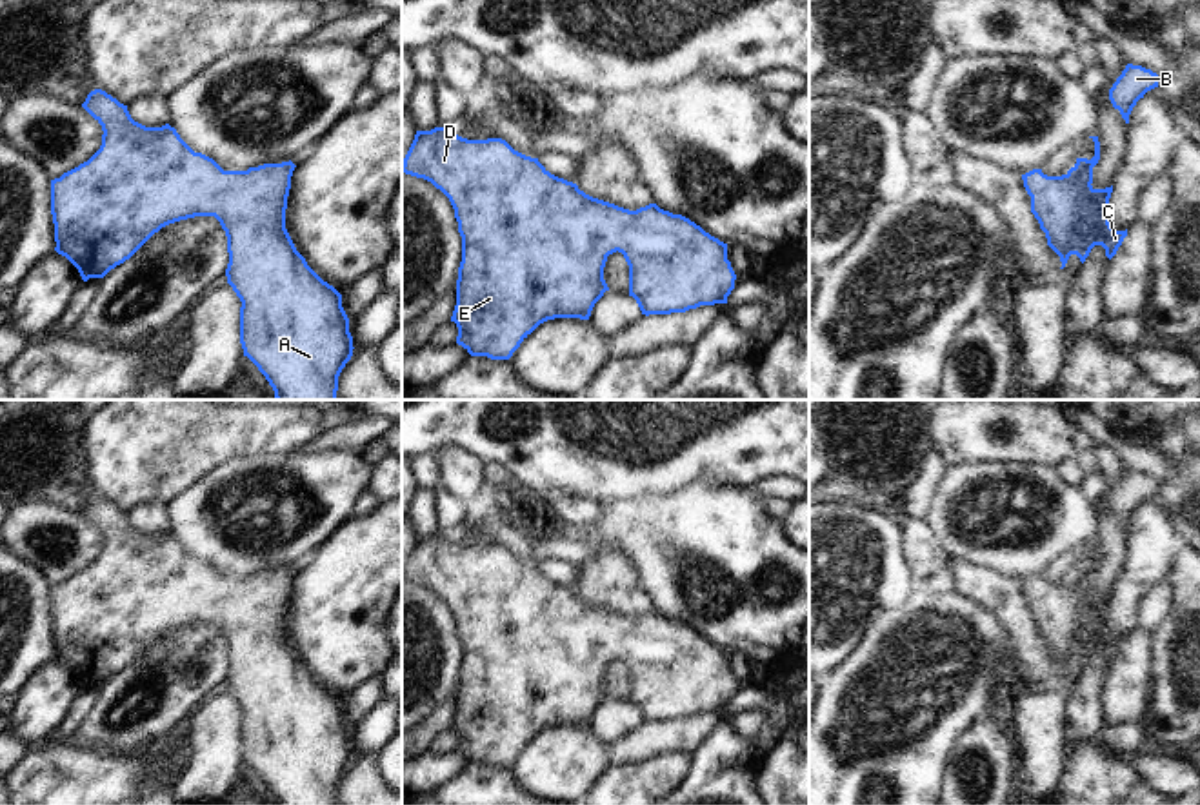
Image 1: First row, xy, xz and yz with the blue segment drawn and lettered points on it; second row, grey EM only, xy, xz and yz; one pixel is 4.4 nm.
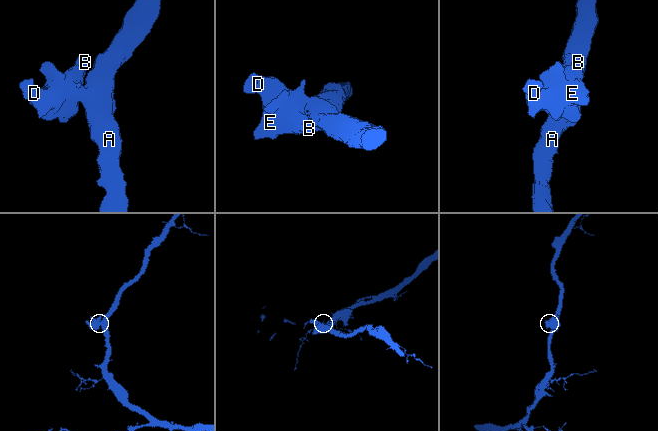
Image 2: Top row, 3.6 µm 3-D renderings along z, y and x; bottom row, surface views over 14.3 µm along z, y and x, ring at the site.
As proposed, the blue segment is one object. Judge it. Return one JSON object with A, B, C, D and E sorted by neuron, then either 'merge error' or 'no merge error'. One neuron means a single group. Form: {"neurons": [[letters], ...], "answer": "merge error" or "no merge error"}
{"neurons": [["A", "B", "C", "D", "E"]], "answer": "no merge error"}

